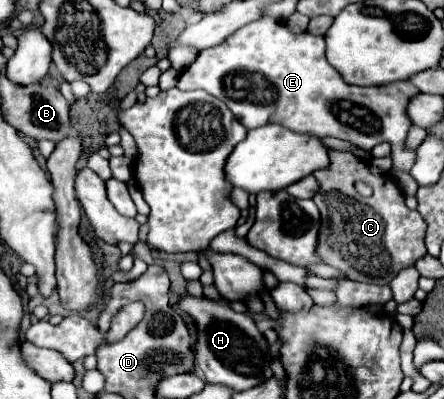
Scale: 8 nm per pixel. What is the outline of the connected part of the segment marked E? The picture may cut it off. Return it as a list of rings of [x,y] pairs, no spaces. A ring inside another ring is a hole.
[[[272,16],[252,22],[214,48],[206,48],[180,74],[180,90],[202,88],[220,98],[232,114],[248,128],[268,122],[282,124],[296,132],[314,136],[334,136],[372,150],[380,142],[392,142],[394,168],[408,172],[416,158],[414,150],[404,148],[410,128],[406,114],[408,102],[420,94],[412,82],[392,82],[384,86],[352,86],[326,60],[324,36],[292,34],[284,22]]]

